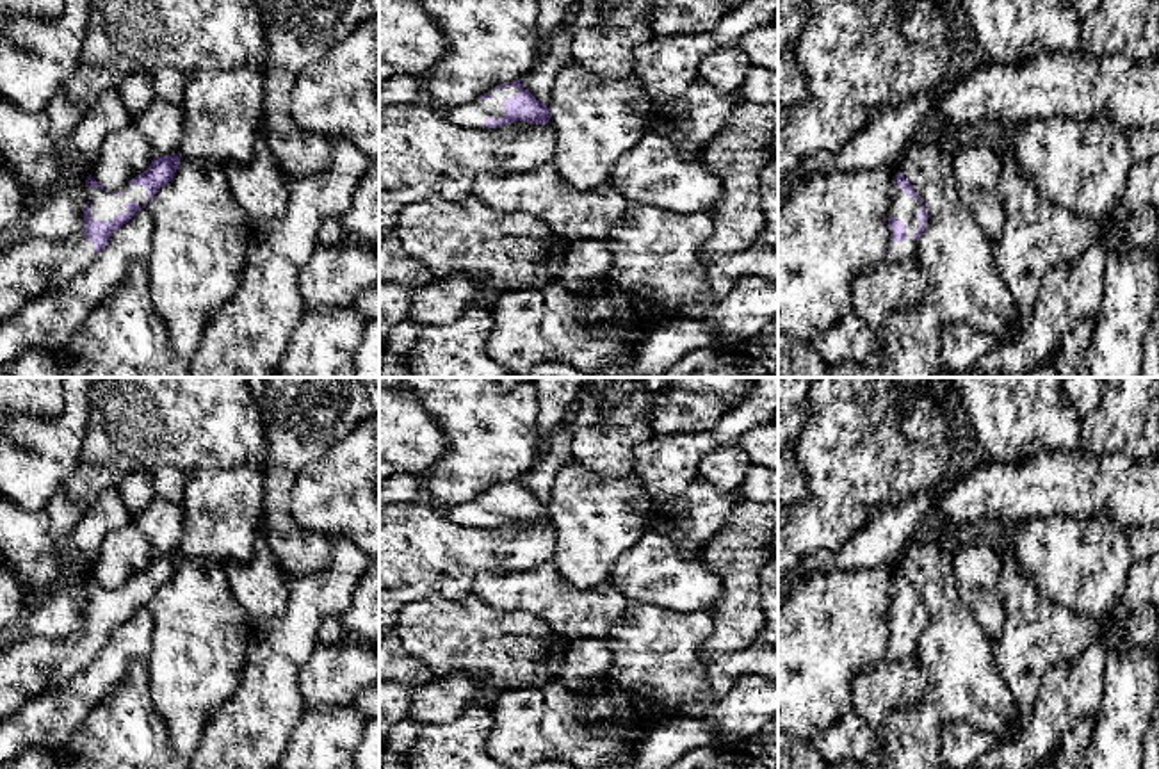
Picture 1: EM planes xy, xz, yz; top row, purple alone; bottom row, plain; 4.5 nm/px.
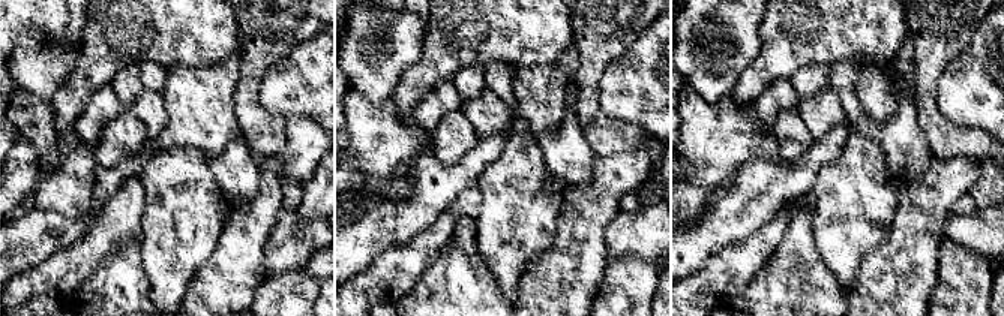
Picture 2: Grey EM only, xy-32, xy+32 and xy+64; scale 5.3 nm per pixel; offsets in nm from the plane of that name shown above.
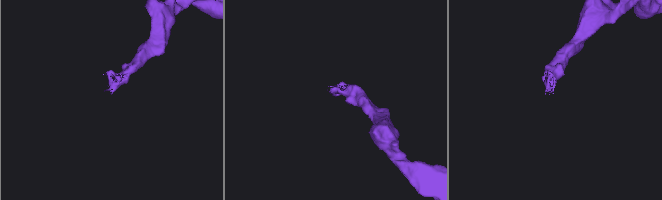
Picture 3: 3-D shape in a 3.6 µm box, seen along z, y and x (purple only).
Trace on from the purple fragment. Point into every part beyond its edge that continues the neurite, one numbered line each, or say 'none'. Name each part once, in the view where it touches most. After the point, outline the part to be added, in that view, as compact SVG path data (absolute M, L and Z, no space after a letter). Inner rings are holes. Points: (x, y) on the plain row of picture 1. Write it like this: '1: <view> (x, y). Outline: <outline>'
1: xy (102, 604). Outline: M126 582L116 593L109 593L107 589L89 586L87 600L91 618L109 621L114 614L126 611L125 603L128 600L144 605L146 587L142 584Z

